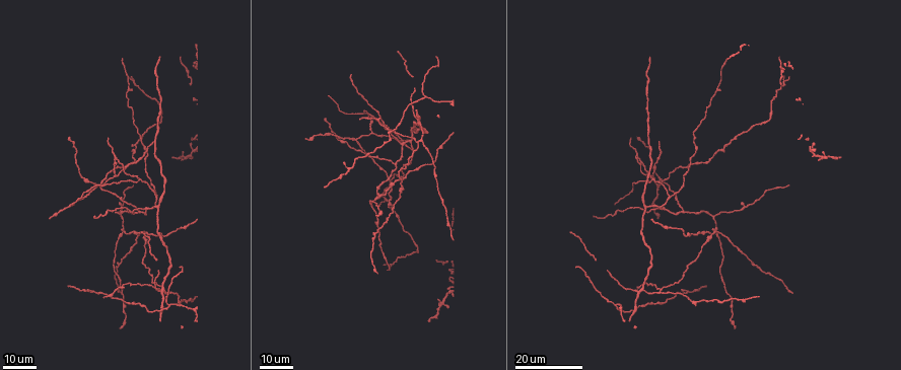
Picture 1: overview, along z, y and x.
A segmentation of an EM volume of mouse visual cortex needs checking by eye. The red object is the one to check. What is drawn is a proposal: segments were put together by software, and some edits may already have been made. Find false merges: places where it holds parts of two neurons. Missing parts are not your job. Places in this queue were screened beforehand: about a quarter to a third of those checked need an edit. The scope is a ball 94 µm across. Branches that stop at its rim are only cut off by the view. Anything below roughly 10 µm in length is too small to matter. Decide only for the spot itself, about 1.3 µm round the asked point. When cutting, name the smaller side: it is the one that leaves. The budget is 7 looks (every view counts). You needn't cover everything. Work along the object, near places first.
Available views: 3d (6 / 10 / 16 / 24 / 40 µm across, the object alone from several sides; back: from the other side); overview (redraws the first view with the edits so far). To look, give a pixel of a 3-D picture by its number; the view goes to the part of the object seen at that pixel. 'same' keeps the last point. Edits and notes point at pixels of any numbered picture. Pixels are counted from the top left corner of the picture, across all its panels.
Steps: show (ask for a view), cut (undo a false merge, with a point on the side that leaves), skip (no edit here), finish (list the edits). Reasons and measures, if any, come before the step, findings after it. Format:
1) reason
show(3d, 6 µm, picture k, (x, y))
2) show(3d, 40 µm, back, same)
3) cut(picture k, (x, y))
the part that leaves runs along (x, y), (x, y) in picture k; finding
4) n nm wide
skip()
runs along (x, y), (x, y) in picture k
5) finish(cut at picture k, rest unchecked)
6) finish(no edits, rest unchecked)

two arms in line, one across
show(3d, 16 µm, picture 1, (157, 197))

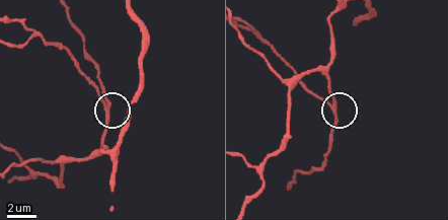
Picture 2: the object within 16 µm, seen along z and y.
zoom in
show(3d, 6 µm, picture 2, (336, 115))

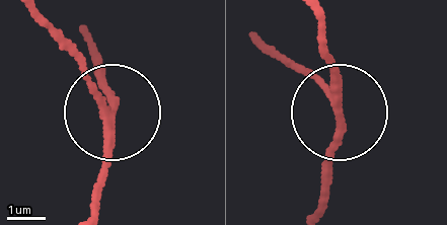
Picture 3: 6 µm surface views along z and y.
200 nm wide
skip()
runs along (264, 43), (336, 107), (328, 191) in picture 3; continuous, no second neuron

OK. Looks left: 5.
three-way junction
show(3d, 16 µm, picture 1, (158, 208))

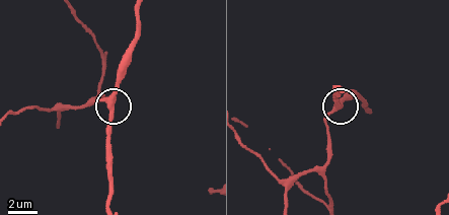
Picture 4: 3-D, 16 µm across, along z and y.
closer look
show(3d, 6 µm, picture 4, (112, 106))

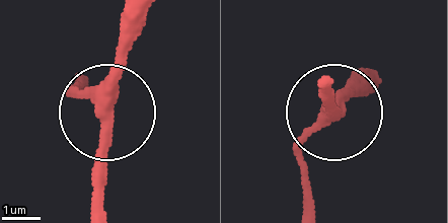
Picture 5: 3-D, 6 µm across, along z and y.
skip()
all the same neuron

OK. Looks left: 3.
show(3d, 16 µm, picture 1, (139, 180))

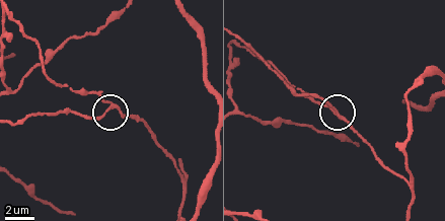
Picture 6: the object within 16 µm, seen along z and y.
zoom in
show(3d, 6 µm, picture 6, (339, 116))

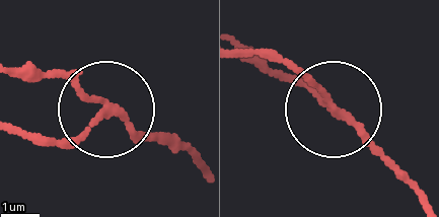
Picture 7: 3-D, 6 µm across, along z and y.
skip()
runs along (281, 73), (330, 105), (272, 57) in picture 7; continuous, no second neuron

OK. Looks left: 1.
finish(no edits, rest unchecked)

